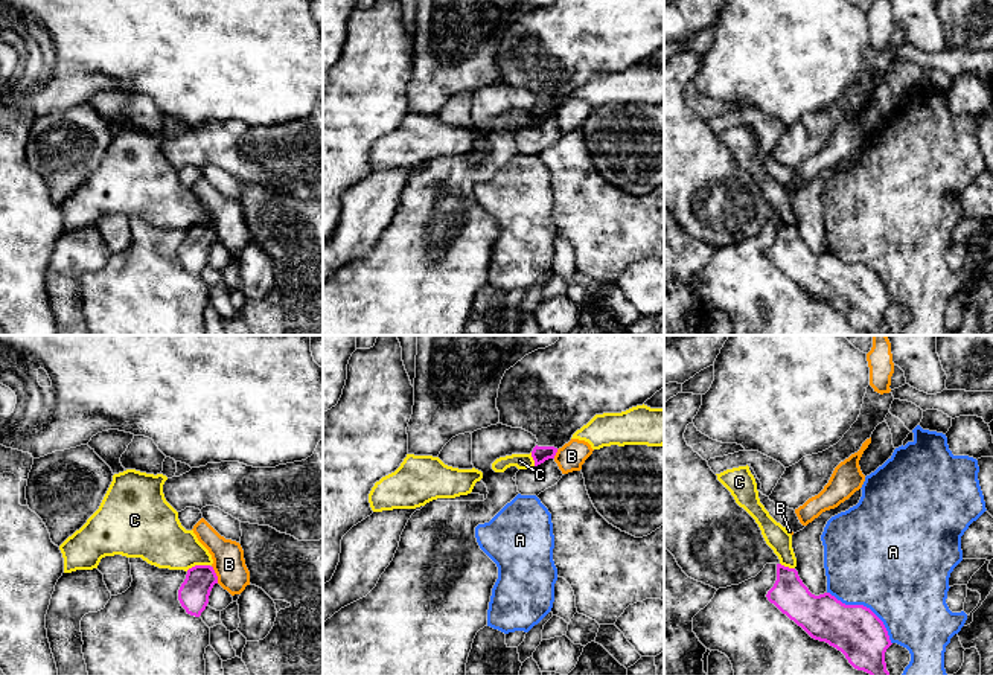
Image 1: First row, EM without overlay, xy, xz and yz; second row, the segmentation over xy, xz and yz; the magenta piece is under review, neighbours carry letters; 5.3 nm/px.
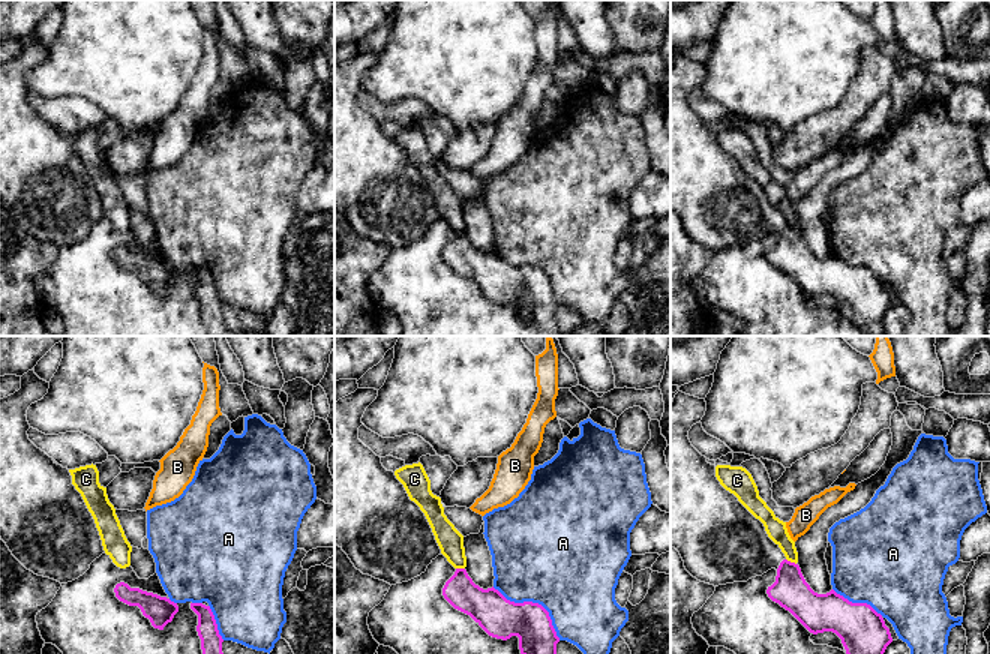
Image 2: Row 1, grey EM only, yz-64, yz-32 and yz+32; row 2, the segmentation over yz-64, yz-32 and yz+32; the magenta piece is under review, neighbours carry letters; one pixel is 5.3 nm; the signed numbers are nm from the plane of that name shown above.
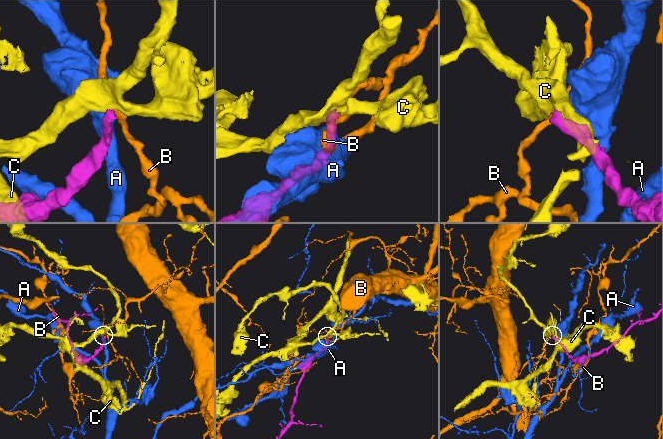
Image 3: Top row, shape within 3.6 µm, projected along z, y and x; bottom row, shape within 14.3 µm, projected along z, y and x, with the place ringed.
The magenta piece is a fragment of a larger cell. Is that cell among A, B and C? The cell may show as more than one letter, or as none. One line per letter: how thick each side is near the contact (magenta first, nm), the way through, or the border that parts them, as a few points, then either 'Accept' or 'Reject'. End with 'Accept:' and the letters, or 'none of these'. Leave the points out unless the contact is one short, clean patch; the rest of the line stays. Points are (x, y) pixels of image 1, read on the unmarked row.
A: Thickness 280 nm (magenta) against 500 nm. Reject
B: Thickness 160 nm (magenta) against 170 nm. Boundary: xy (212, 224), (218, 241). Reject
C: Thickness 160 nm (magenta) against 280 nm. Boundary: xy (209, 223), (195, 223), (186, 229). Reject
Accept: none of these

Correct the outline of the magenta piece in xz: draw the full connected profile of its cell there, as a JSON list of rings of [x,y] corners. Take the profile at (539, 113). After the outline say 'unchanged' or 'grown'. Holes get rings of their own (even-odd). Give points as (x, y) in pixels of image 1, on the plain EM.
[[[556,0],[525,14],[506,29],[496,56],[500,82],[522,87],[538,101],[535,125],[554,117],[559,107],[595,73],[643,64],[664,46],[664,0]]]; grown

